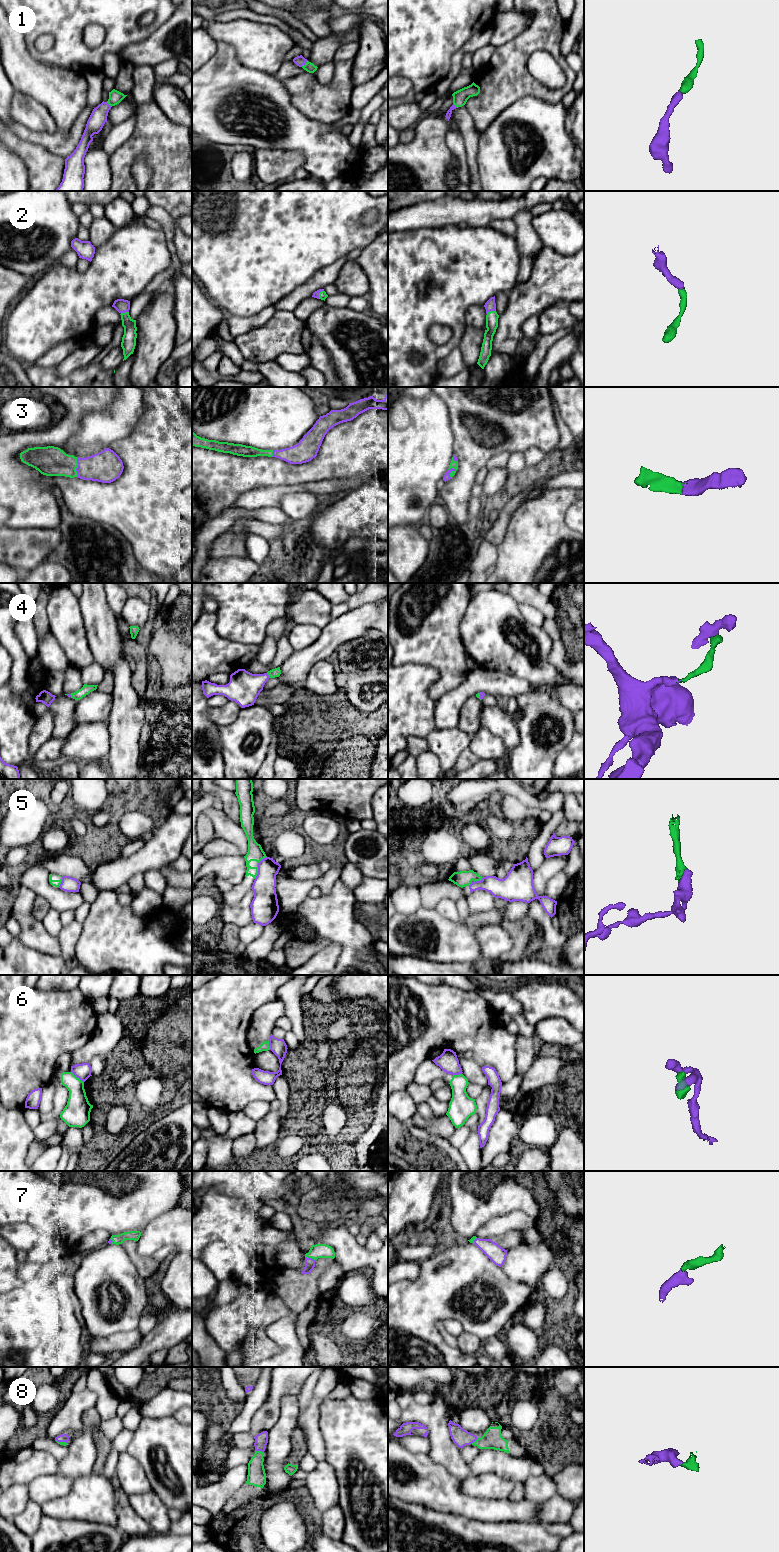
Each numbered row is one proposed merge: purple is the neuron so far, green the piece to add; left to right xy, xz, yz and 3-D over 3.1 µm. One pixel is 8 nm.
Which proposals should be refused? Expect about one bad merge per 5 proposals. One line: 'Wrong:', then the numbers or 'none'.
Wrong: 5, 6

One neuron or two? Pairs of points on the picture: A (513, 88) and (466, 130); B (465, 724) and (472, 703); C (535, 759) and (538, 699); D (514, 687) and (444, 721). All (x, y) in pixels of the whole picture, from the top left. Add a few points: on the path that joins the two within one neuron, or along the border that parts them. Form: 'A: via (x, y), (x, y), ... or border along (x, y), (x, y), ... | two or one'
A: border along (464, 105), (476, 131) | two
B: via (470, 719), (471, 708) | one
C: via (532, 744), (528, 735), (529, 723), (537, 714) | one
D: via (494, 685), (472, 685), (455, 701) | one

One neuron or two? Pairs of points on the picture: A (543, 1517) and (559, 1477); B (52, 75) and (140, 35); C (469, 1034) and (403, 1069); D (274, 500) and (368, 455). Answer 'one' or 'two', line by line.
A: two
B: two
C: one
D: two

